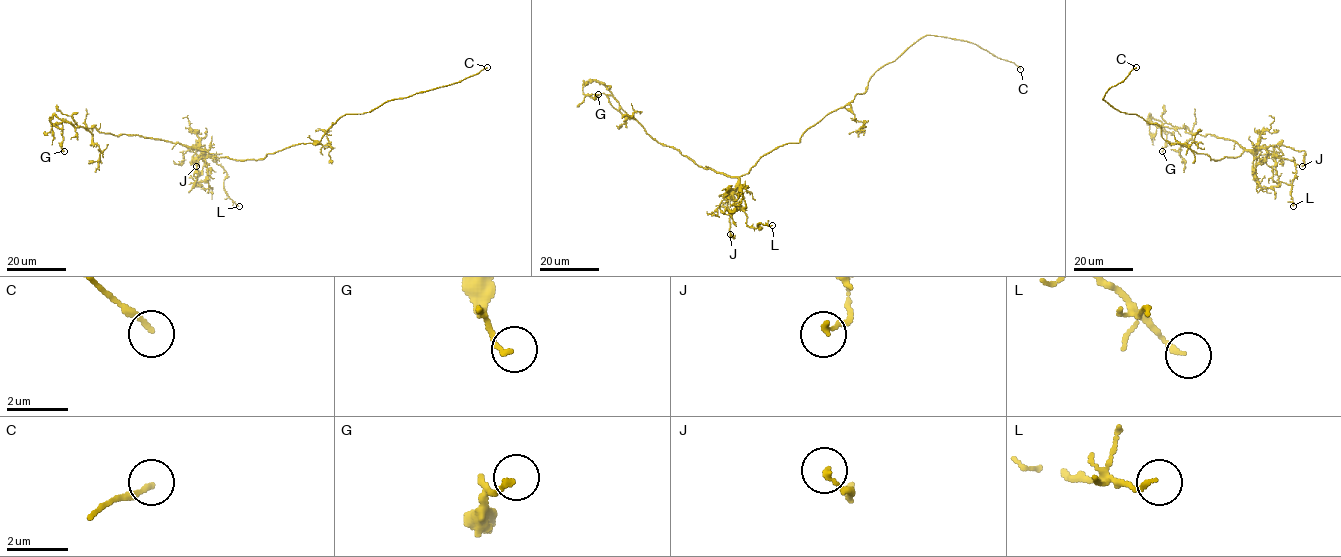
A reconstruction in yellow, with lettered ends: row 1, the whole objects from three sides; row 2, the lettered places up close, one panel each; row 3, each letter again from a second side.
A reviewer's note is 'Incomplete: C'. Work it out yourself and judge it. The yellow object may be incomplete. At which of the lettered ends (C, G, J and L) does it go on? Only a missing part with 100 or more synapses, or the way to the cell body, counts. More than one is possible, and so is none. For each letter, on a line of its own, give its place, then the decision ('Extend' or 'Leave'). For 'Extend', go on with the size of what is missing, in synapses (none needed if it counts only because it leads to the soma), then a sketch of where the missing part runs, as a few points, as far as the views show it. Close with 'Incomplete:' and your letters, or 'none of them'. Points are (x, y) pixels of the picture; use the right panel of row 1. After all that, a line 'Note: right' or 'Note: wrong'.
C: Place: (1136, 67). Extend
G: Place: (1162, 151). Leave
J: Place: (1302, 166). Leave
L: Place: (1293, 206). Leave
Incomplete: C
Note: right

